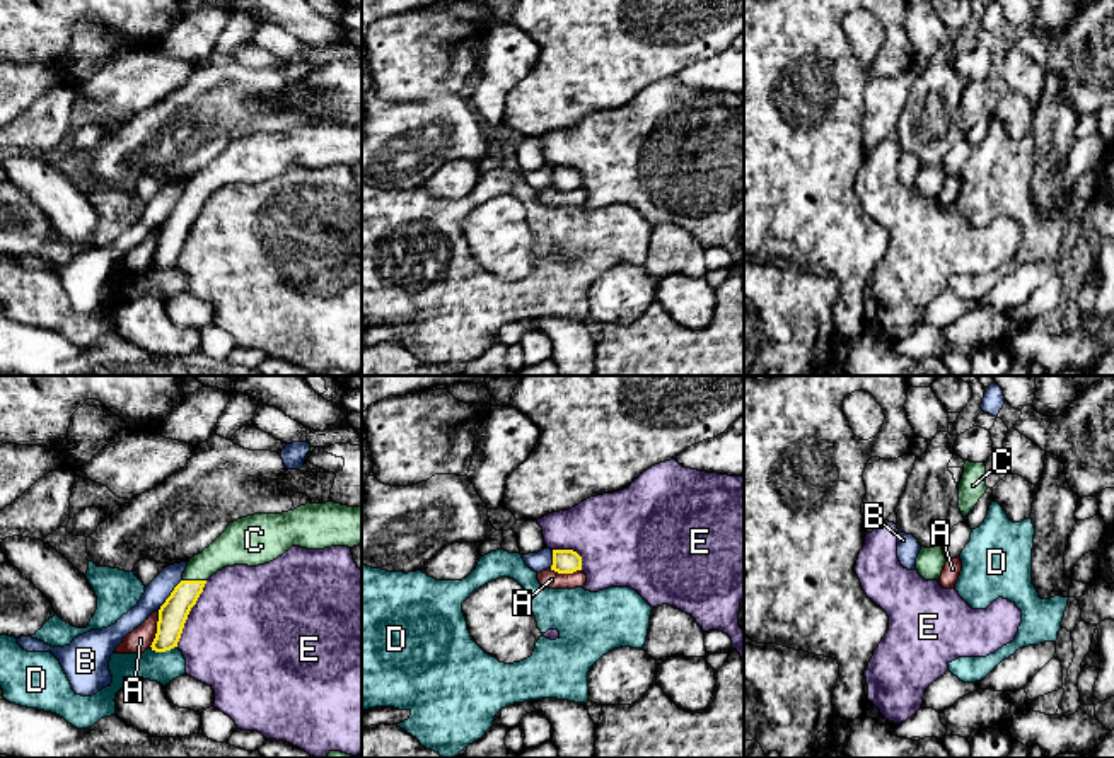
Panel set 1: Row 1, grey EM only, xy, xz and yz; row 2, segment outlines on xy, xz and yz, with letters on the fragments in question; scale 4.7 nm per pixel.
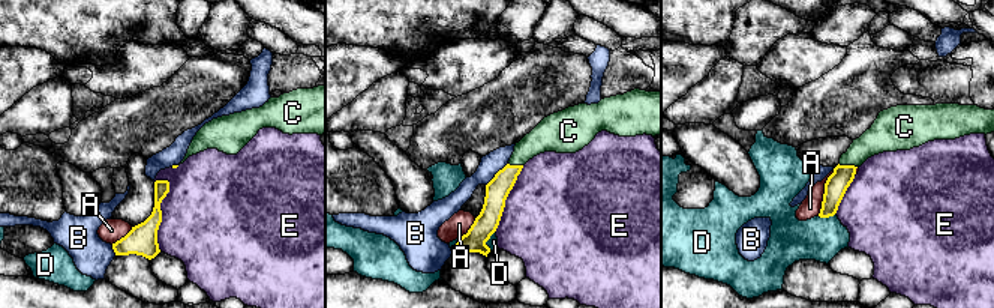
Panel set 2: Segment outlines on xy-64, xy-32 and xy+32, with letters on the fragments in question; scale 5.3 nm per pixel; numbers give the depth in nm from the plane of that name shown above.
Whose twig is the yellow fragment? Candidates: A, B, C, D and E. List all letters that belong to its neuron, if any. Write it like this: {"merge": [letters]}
{"merge": ["C"]}

